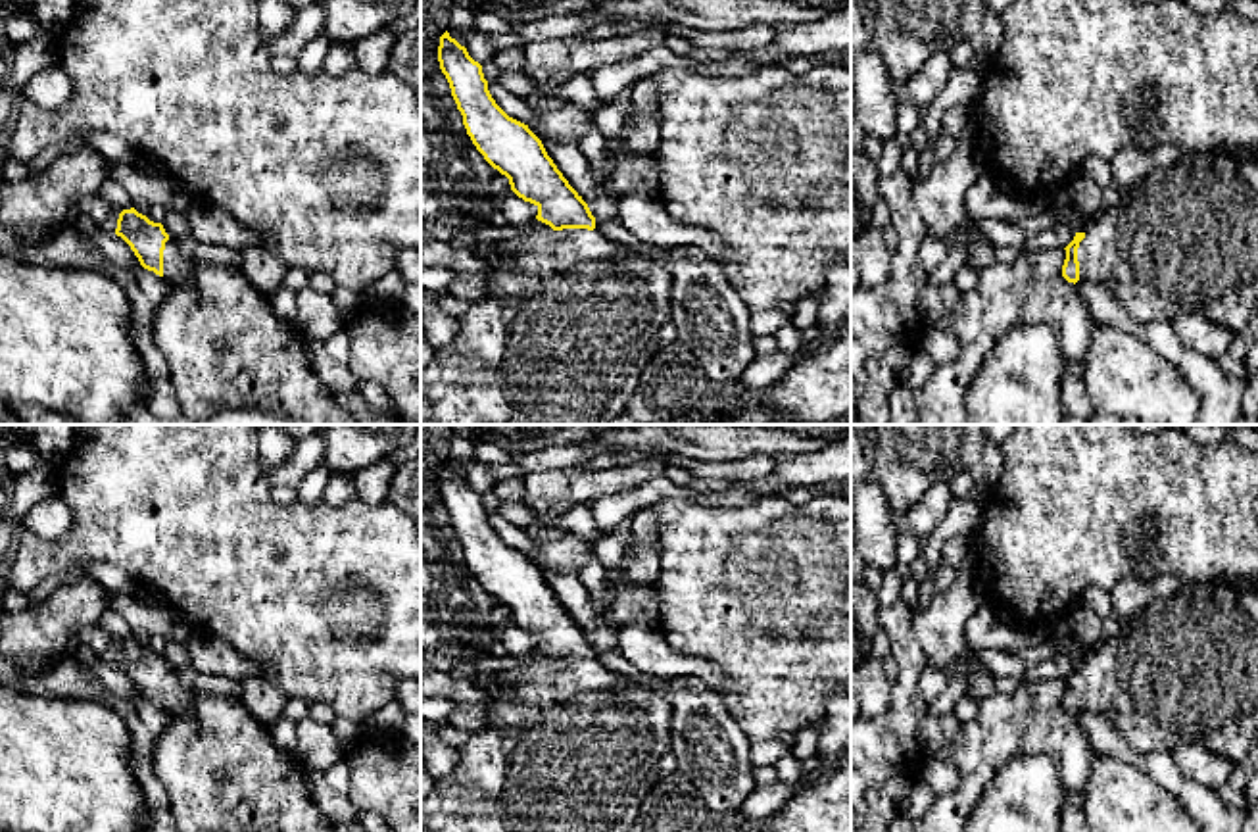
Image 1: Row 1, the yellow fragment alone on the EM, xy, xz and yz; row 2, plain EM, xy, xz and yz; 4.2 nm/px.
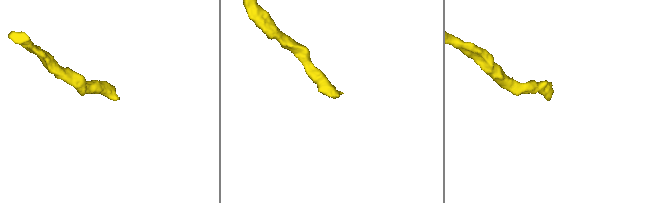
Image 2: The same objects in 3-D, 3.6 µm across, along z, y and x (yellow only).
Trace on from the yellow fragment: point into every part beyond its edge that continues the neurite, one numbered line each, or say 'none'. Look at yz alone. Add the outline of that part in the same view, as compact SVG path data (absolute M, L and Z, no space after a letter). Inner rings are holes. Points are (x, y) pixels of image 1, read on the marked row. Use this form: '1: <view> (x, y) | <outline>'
1: yz (1184, 239) | M1187 152L1172 165L1152 169L1145 179L1124 190L1122 202L1089 221L1085 238L1077 248L1079 281L1095 281L1106 286L1125 311L1139 323L1175 321L1179 315L1195 313L1218 323L1231 334L1241 334L1258 306L1258 154L1243 159L1223 152Z

